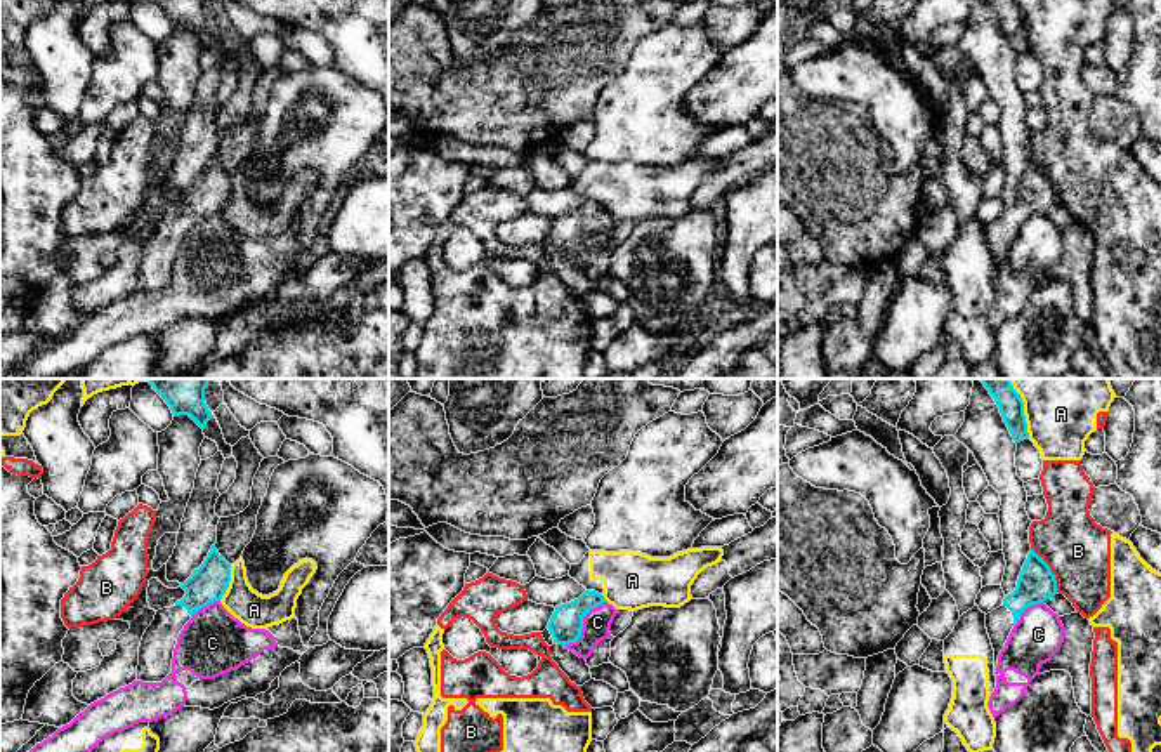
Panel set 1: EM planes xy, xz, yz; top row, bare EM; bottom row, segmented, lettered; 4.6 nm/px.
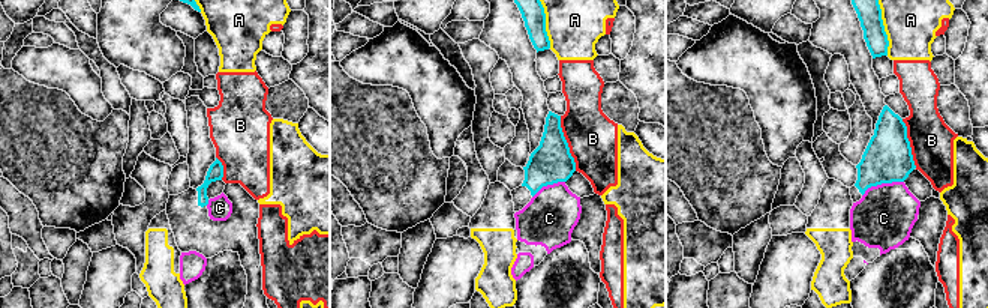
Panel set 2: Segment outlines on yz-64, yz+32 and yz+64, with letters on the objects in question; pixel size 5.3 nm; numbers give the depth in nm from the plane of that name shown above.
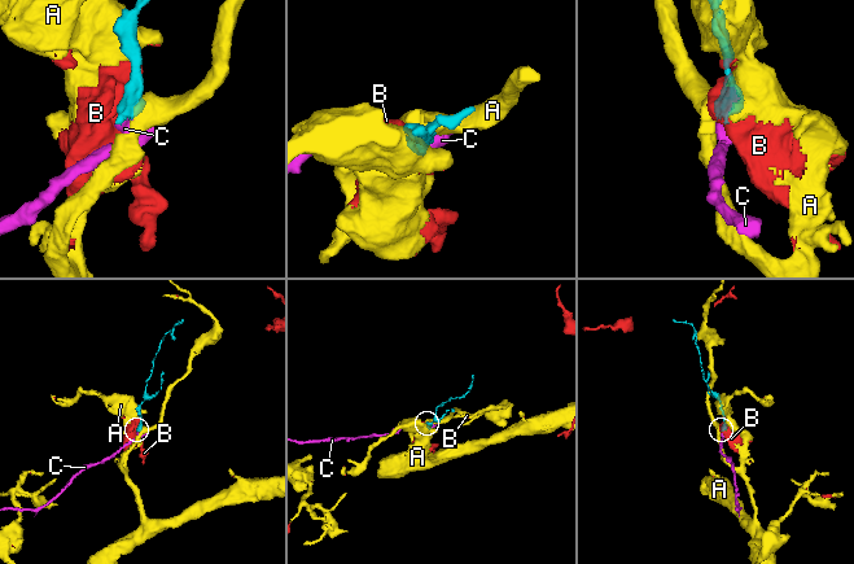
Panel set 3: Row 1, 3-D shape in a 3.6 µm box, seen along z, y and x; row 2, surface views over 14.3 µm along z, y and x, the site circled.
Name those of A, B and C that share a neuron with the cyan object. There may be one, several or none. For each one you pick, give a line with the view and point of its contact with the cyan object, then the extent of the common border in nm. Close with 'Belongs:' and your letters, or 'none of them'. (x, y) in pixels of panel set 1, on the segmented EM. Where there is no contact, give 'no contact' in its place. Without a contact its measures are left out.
Belongs: none of them

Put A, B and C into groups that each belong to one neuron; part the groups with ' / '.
A B / C

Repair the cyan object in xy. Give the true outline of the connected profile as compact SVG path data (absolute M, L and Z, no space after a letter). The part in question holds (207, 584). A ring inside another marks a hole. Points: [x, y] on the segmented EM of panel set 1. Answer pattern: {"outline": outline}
{"outline": "M212 545L203 564L180 584L186 596L170 608L158 610L139 646L137 681L161 683L172 672L177 637L191 617L220 601L231 582L231 564Z"}

